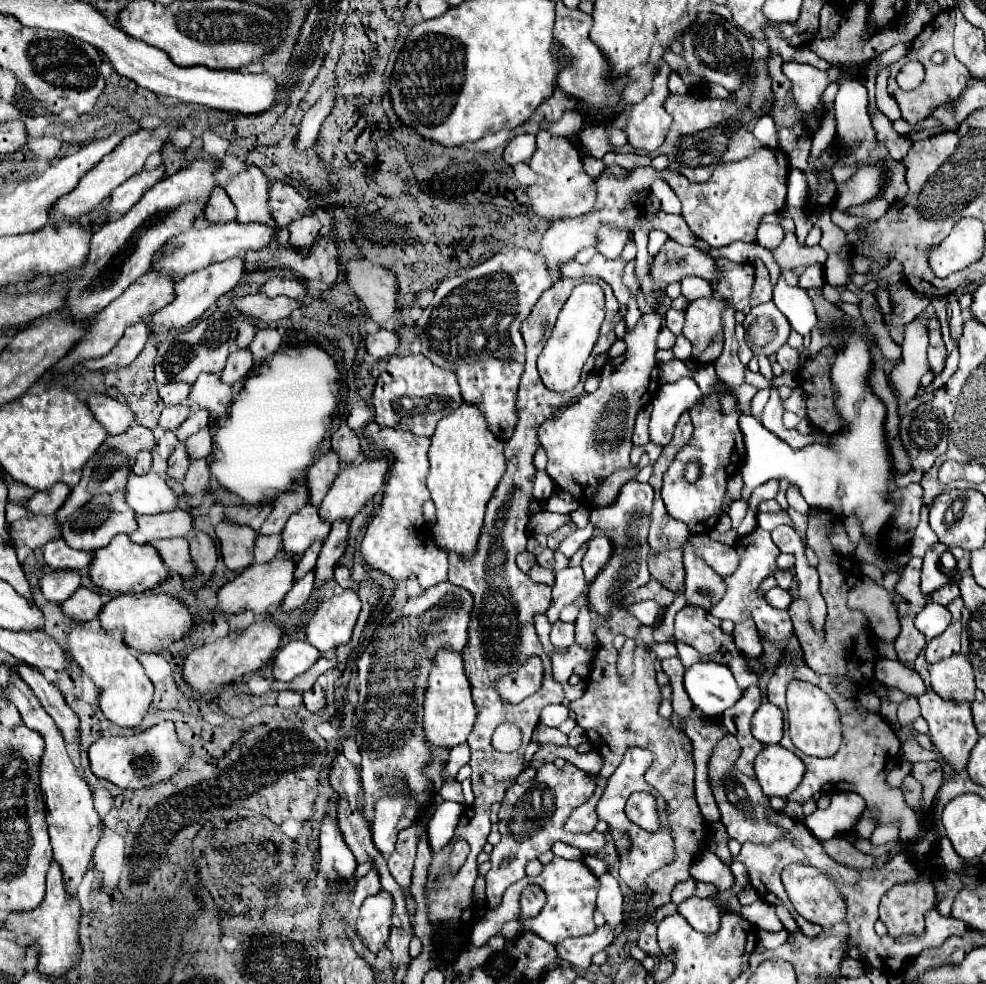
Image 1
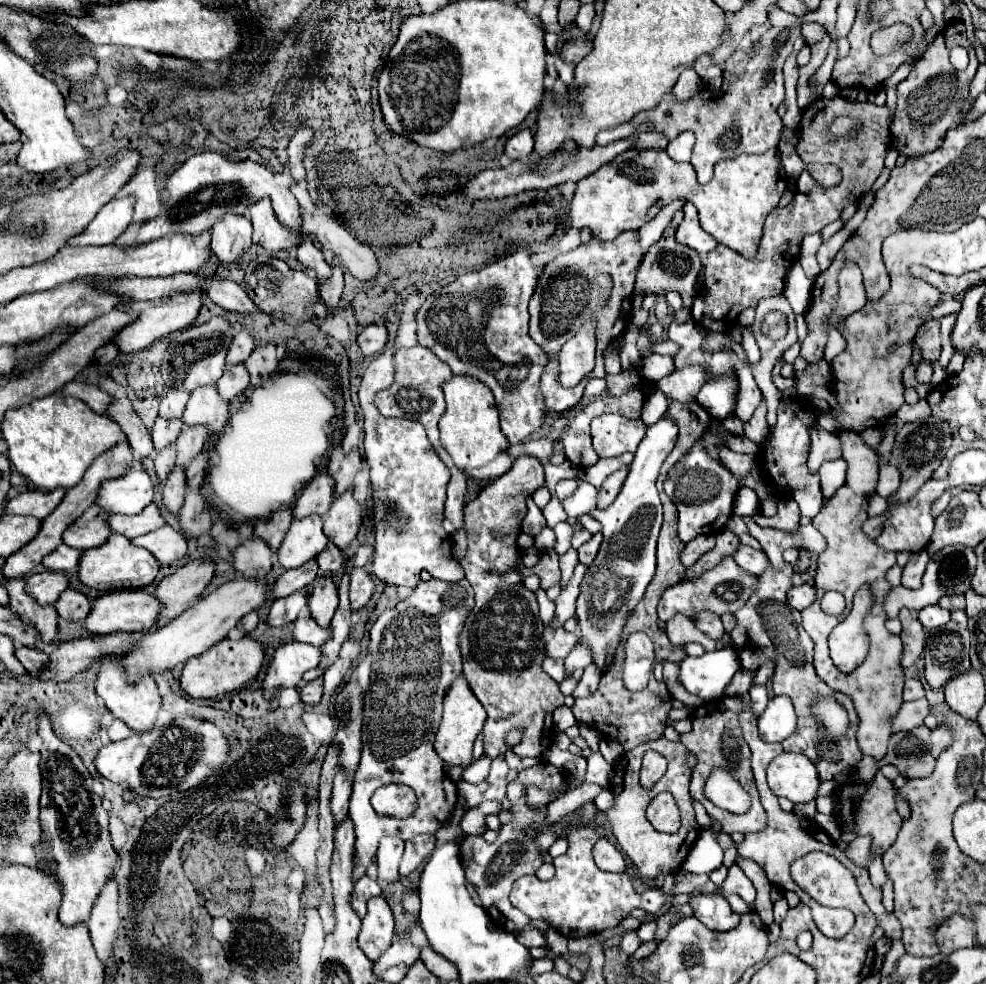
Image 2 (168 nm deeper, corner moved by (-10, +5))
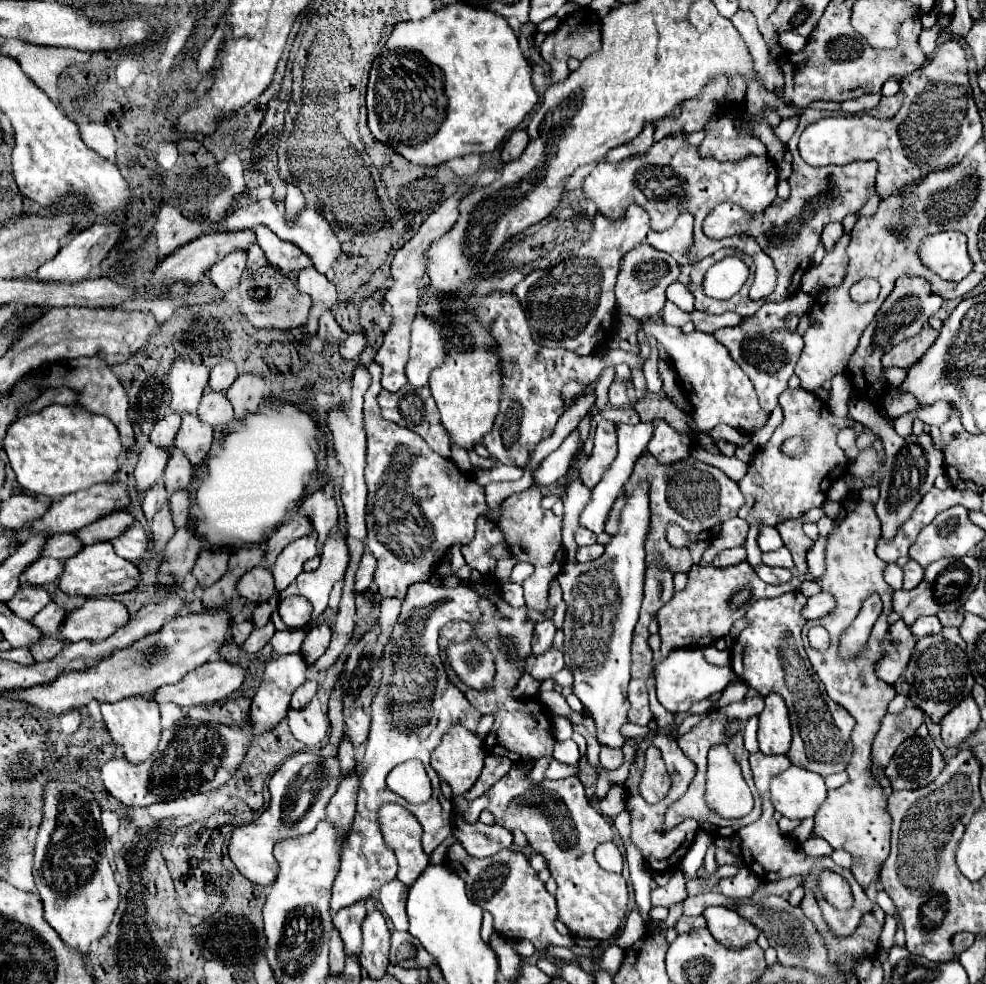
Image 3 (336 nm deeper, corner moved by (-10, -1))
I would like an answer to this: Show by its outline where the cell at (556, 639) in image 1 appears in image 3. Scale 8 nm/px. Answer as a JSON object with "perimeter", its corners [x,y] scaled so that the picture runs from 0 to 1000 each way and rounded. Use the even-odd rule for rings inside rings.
{"perimeter":[[[559,659],[553,665],[549,665],[549,667],[543,669],[543,675],[539,675],[539,683],[537,685],[541,687],[541,691],[551,693],[551,691],[559,689],[561,685],[565,685],[569,679],[573,679],[571,663]]]}

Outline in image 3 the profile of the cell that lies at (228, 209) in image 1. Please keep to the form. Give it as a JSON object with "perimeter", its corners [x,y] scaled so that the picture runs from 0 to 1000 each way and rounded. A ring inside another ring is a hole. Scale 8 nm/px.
{"perimeter":[[[236,256],[228,260],[224,266],[220,266],[214,272],[214,287],[224,295],[232,297],[238,289],[242,289],[246,276],[248,276],[248,256]]]}

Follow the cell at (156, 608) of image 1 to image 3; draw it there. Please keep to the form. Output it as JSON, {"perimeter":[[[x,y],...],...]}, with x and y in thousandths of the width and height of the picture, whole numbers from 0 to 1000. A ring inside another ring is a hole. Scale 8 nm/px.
{"perimeter":[[[90,608],[82,618],[68,622],[58,648],[64,652],[106,650],[131,630],[129,618],[113,608]]]}

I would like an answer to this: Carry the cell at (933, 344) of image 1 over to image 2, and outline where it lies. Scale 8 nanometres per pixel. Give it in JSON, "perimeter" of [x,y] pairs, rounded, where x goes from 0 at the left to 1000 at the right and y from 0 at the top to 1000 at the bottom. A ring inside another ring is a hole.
{"perimeter":[[[940,325],[934,329],[930,341],[928,341],[928,352],[934,354],[938,366],[950,366],[954,360],[954,339],[952,339],[952,325]]]}

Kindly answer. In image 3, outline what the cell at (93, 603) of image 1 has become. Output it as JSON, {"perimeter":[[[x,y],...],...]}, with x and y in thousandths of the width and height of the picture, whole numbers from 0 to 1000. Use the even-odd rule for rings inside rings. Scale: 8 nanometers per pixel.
{"perimeter":[[[50,612],[38,626],[33,626],[33,630],[29,630],[44,646],[56,646],[58,638],[62,636],[66,628],[66,620],[62,616],[58,616],[56,612]]]}

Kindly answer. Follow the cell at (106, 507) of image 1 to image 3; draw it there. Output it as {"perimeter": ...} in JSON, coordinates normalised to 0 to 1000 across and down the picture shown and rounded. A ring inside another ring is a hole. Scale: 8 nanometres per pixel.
{"perimeter":[[[58,543],[58,545],[48,547],[46,555],[42,557],[42,565],[68,569],[74,563],[78,563],[82,557],[84,557],[82,551],[78,547],[74,547],[74,543]]]}

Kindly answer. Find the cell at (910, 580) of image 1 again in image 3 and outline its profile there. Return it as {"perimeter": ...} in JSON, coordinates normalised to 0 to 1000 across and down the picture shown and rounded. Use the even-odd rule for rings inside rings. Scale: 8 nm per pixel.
{"perimeter":[[[922,569],[922,571],[916,575],[916,583],[918,583],[918,587],[916,587],[916,598],[918,598],[918,600],[928,598],[928,596],[936,589],[936,577],[934,577],[928,569]]]}

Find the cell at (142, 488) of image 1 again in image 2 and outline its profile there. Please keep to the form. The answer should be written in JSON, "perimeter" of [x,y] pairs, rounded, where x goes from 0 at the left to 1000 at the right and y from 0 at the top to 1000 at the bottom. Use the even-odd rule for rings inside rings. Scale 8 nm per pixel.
{"perimeter":[[[131,478],[125,486],[104,490],[98,512],[115,522],[139,522],[155,510],[157,494],[147,478]]]}

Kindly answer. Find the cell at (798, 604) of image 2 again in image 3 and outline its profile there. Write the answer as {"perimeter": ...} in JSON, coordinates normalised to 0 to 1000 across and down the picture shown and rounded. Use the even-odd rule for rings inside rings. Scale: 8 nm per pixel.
{"perimeter":[[[831,602],[829,606],[823,606],[814,618],[814,628],[818,630],[829,630],[835,628],[837,624],[843,624],[847,618],[847,608],[841,602]]]}

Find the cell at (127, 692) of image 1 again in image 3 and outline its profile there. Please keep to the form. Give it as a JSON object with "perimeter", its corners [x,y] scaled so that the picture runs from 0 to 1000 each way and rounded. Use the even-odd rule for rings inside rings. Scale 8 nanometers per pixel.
{"perimeter":[[[127,709],[125,713],[117,715],[102,715],[104,734],[119,758],[125,760],[127,770],[133,776],[147,774],[159,760],[163,750],[163,732],[161,732],[161,717],[153,713],[153,709]]]}

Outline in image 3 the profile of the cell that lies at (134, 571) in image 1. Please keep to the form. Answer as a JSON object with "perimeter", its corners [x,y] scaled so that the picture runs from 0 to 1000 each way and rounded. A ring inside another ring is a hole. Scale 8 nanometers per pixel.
{"perimeter":[[[98,551],[94,555],[86,555],[80,563],[76,563],[74,567],[68,567],[64,573],[66,573],[66,581],[62,581],[60,598],[72,606],[82,606],[82,604],[88,608],[115,606],[115,604],[135,600],[139,589],[141,589],[139,575],[121,567],[117,563],[113,551]]]}

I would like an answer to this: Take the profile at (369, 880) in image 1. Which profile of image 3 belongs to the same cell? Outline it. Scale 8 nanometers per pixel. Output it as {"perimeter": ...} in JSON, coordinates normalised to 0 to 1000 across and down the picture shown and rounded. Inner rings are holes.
{"perimeter":[[[370,915],[368,917],[362,917],[354,923],[348,923],[344,925],[340,931],[338,931],[338,941],[342,943],[346,955],[348,955],[348,961],[350,961],[350,970],[354,974],[364,974],[364,967],[366,967],[366,939],[368,939],[368,933],[370,933]]]}

